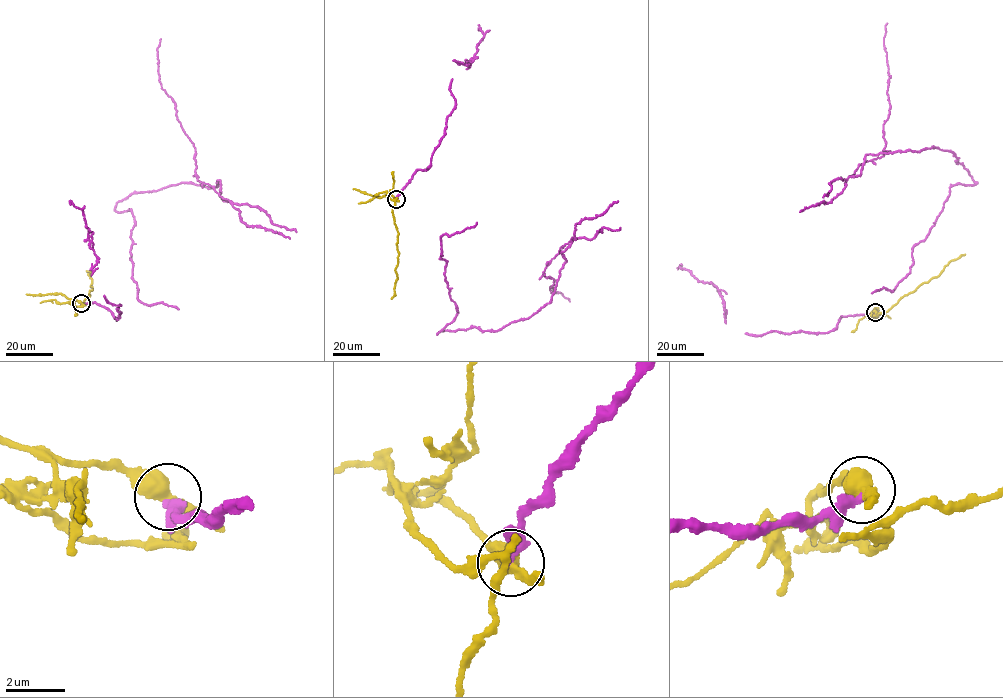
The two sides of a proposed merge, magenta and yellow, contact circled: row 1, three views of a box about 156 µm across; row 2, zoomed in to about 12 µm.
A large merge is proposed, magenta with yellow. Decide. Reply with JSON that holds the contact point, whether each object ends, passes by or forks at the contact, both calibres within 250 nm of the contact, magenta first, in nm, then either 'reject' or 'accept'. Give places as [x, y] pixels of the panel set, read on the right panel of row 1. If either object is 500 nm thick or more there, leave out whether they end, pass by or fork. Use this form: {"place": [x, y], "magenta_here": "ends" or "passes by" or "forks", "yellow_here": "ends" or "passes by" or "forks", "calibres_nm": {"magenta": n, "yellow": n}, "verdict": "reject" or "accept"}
{"place": [875, 312], "magenta_here": "ends", "yellow_here": "passes by", "calibres_nm": {"magenta": 280, "yellow": 480}, "verdict": "reject"}

